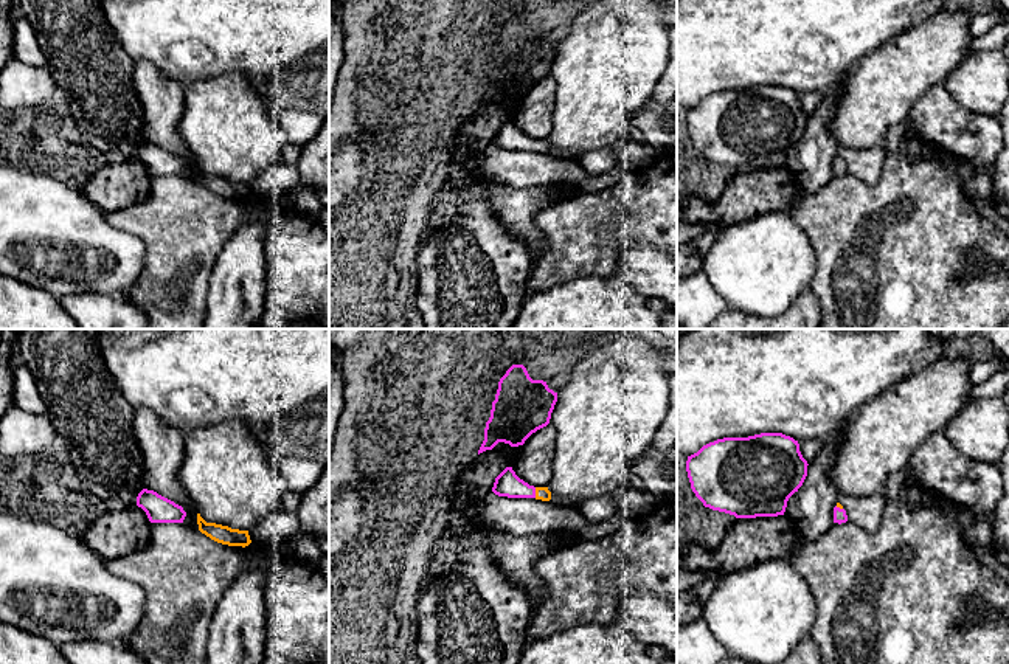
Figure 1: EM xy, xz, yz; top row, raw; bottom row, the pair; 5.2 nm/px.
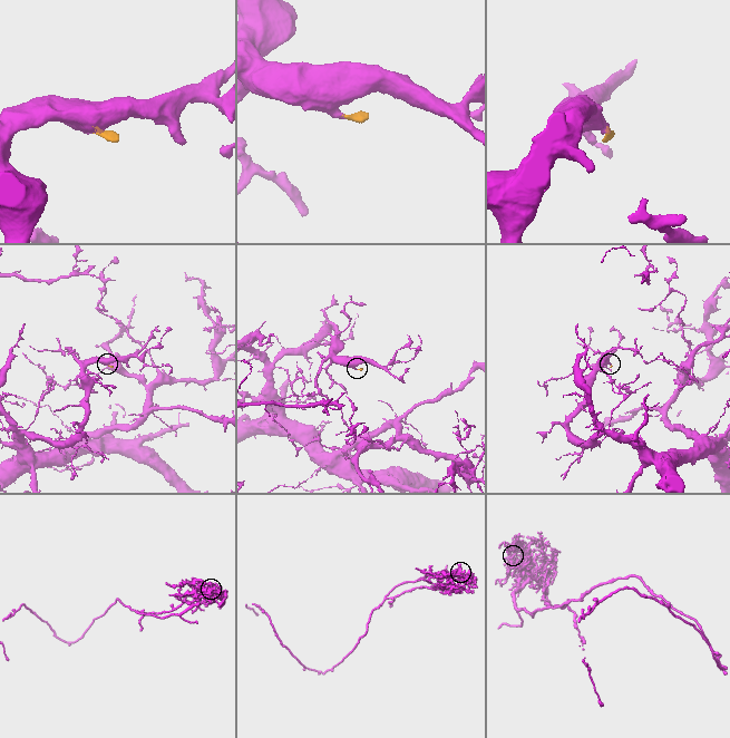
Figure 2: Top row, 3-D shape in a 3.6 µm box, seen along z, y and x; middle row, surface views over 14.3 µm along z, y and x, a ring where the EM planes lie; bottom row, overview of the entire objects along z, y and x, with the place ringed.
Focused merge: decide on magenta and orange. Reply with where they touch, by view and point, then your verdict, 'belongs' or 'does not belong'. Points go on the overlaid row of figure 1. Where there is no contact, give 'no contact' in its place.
contact xz (534, 492); belongs

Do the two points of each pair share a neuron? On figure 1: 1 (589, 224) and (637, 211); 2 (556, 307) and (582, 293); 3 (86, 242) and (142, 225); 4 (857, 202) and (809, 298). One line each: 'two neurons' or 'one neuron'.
1: one neuron
2: one neuron
3: two neurons
4: two neurons

